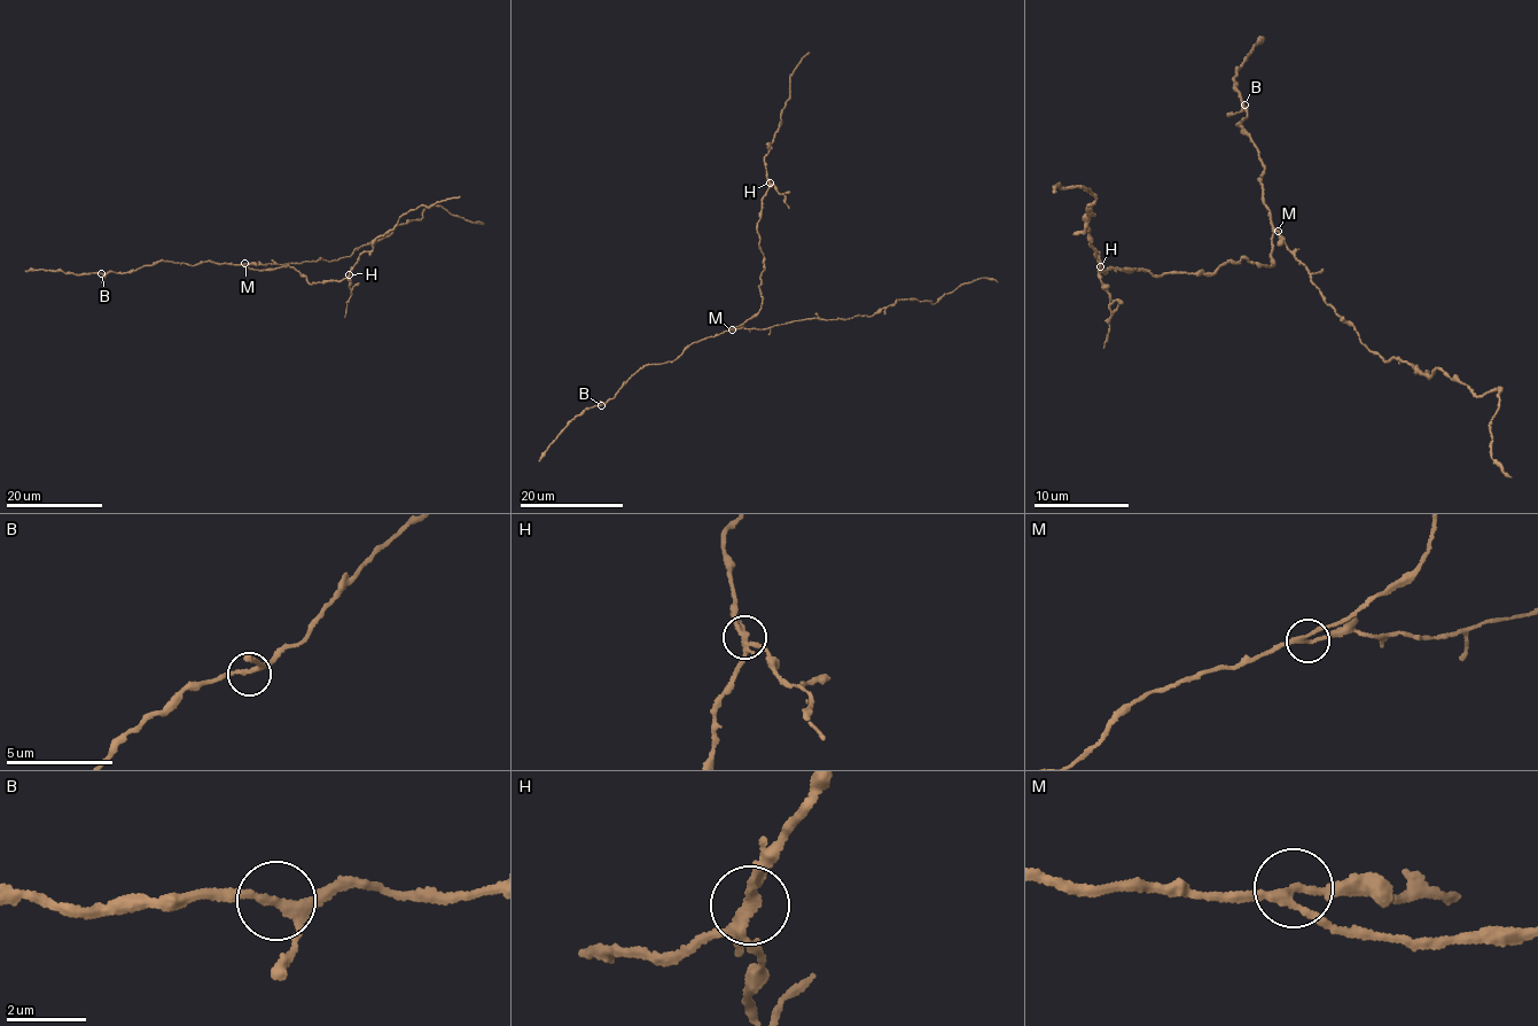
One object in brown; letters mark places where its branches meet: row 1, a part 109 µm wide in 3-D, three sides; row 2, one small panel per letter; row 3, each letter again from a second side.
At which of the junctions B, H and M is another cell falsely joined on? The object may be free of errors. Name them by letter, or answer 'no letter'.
H

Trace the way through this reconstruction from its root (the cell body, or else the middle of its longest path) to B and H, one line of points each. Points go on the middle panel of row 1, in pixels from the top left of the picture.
B: (744, 320), (686, 346), (673, 360), (642, 366), (601, 405)
H: (744, 320), (756, 316), (762, 301), (759, 289), (764, 263), (757, 228), (770, 181)

